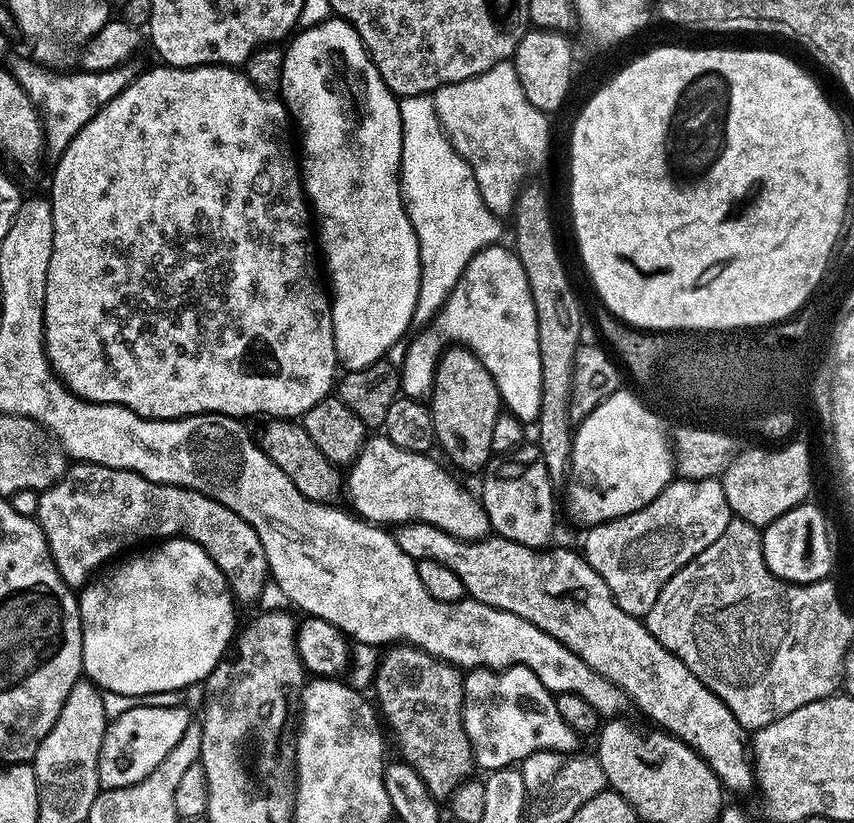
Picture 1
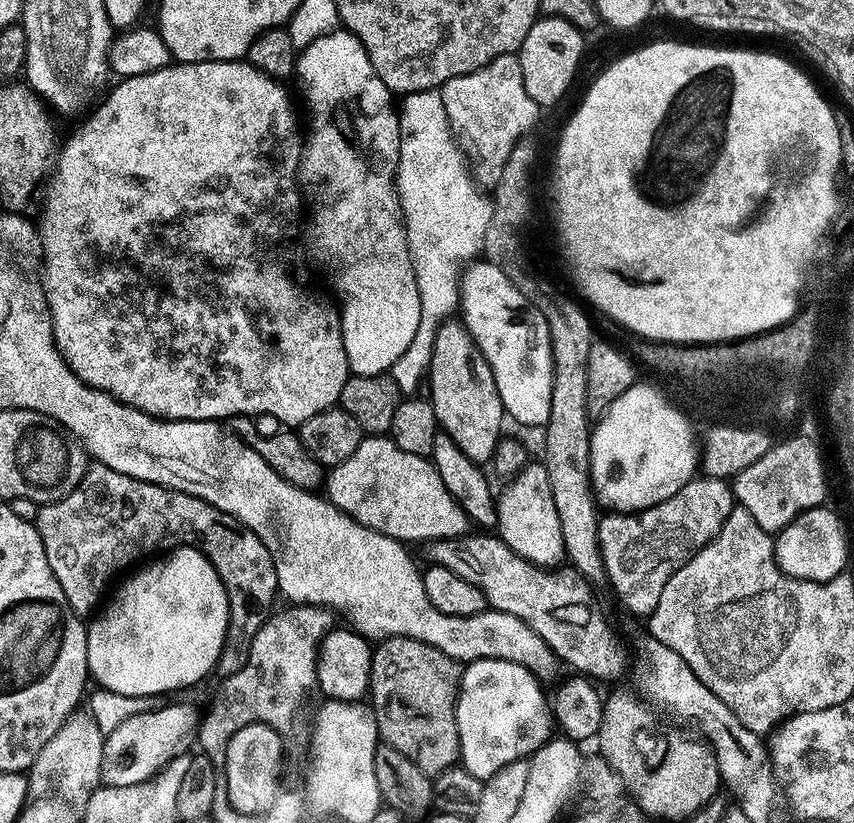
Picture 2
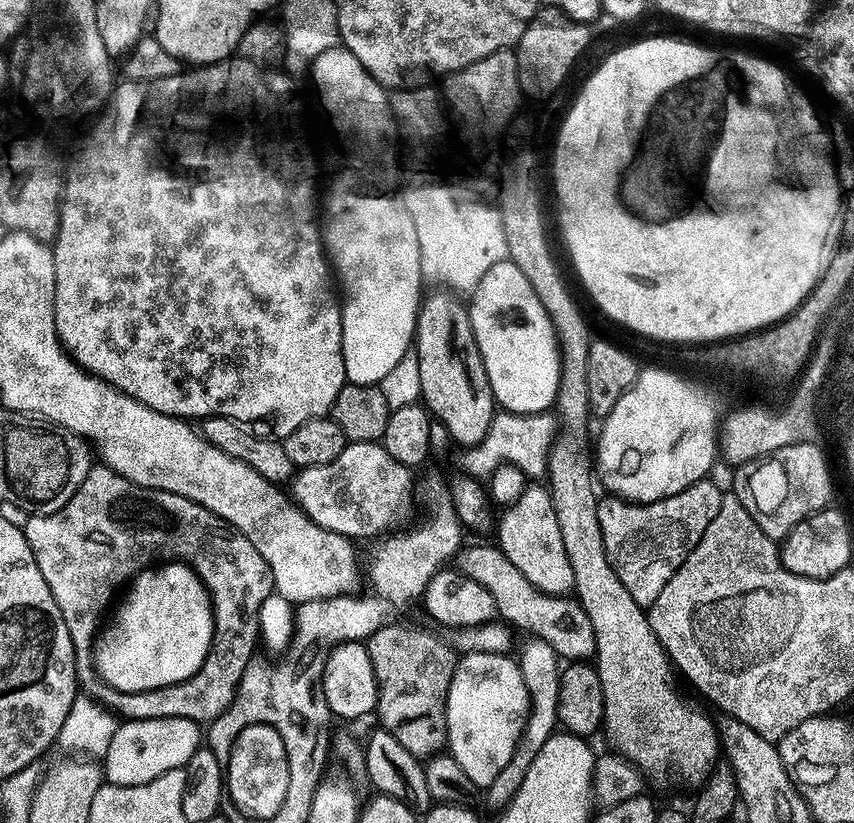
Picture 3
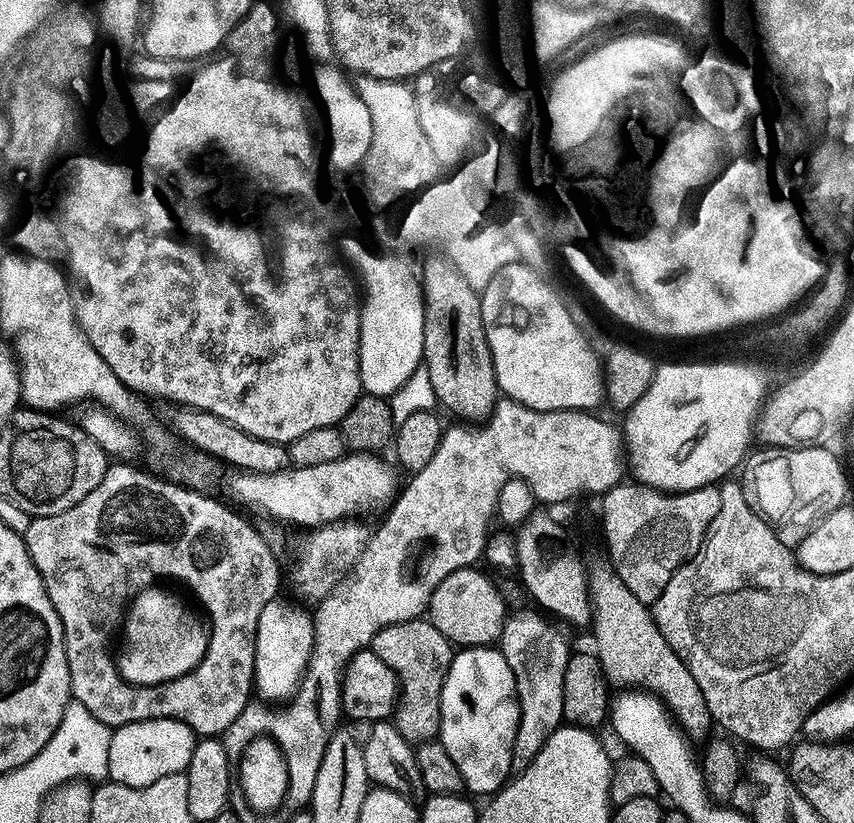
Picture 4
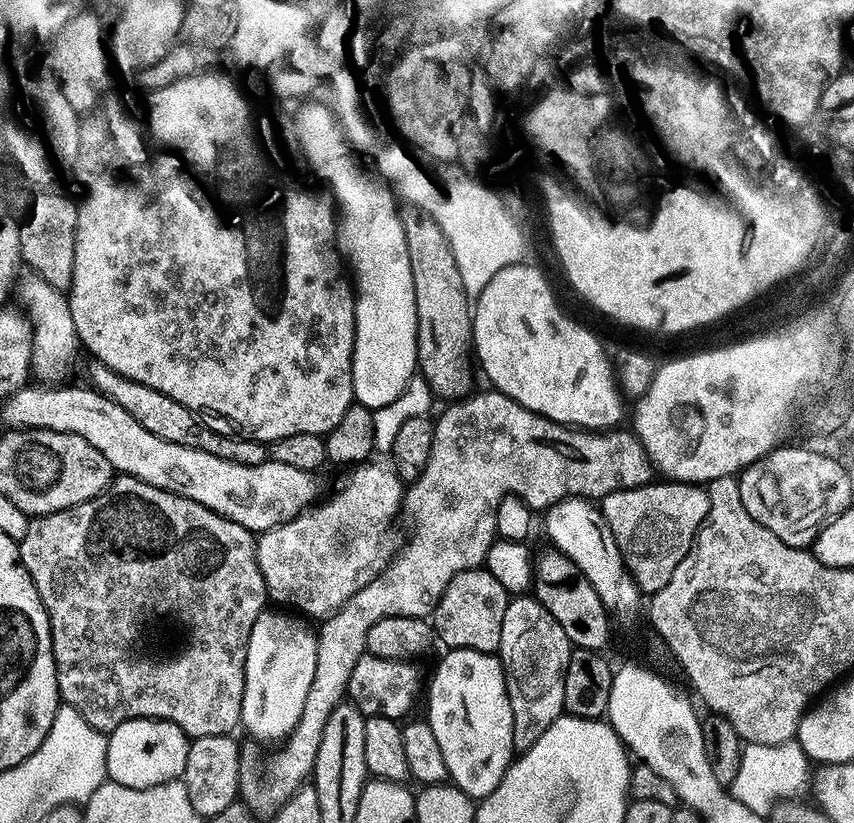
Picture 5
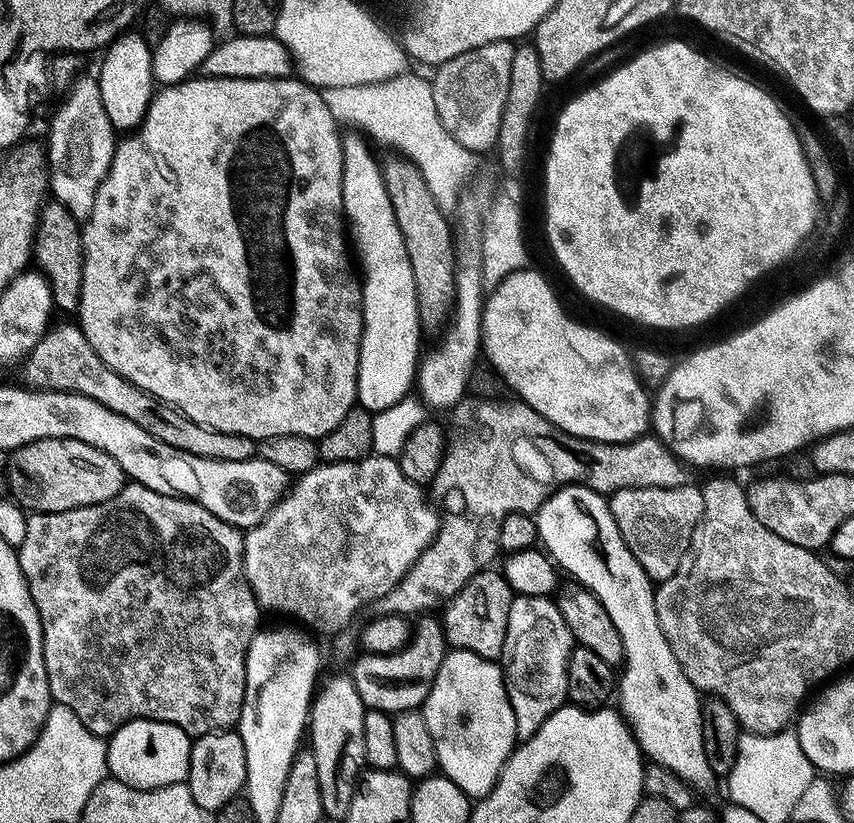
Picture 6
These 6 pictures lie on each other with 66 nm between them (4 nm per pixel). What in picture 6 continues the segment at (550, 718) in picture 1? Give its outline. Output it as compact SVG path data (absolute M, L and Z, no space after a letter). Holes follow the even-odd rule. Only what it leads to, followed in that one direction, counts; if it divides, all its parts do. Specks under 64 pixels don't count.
M449 651L434 678L430 694L424 699L422 711L426 726L430 726L430 734L434 738L439 771L452 779L469 798L490 795L500 781L504 763L518 744L514 710L510 706L510 698L504 685L503 667L497 661L487 660L473 652Z

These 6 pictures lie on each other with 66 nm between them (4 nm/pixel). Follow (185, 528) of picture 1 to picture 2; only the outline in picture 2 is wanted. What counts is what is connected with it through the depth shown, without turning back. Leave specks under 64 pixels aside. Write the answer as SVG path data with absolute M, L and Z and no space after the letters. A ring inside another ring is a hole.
M89 463L78 486L74 486L74 490L70 490L61 500L43 505L37 511L34 523L42 540L46 562L58 580L68 607L80 618L86 617L92 607L95 609L101 603L100 591L123 568L131 569L137 562L167 553L173 548L196 548L201 552L212 563L228 595L228 633L215 667L221 677L242 669L243 663L247 661L252 638L266 619L264 608L271 609L272 599L278 596L276 571L270 550L258 538L258 534L250 531L245 524L239 524L230 513L210 506L205 500L173 488L163 488L145 480L130 478L126 474L118 474L118 470L110 470L110 466L105 464Z

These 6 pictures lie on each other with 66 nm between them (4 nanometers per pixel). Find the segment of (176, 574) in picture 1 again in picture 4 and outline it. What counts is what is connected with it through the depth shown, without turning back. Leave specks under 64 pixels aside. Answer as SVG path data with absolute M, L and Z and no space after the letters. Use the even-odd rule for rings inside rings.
M167 587L142 589L125 615L122 625L124 649L118 652L118 667L121 678L131 684L165 684L168 680L177 680L179 676L185 676L191 668L196 668L208 649L208 628L205 621L201 617L200 621L174 593L167 592L164 588Z

